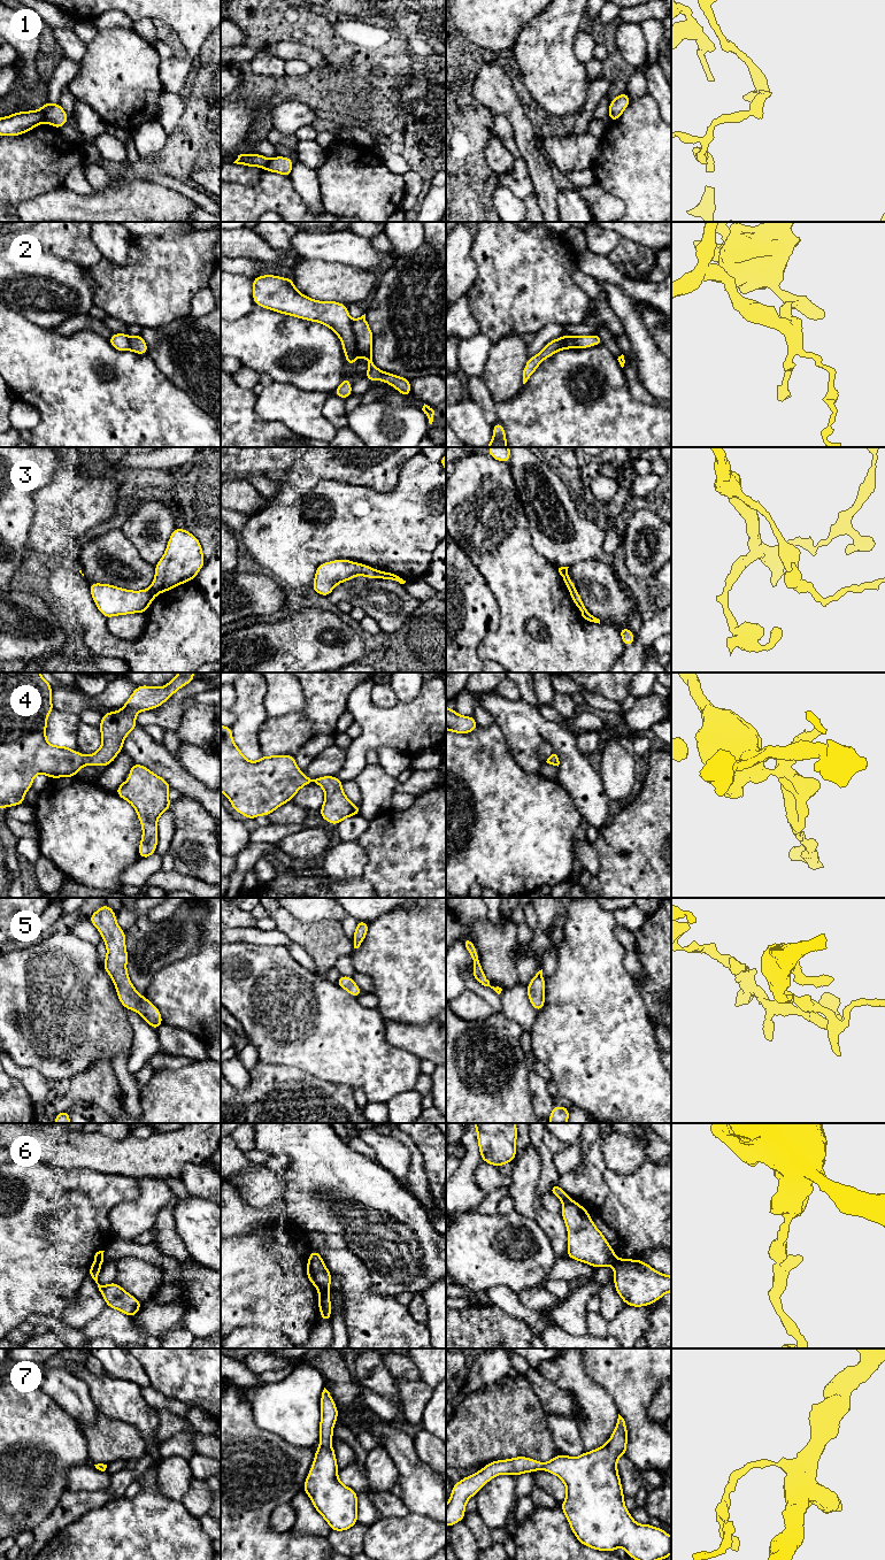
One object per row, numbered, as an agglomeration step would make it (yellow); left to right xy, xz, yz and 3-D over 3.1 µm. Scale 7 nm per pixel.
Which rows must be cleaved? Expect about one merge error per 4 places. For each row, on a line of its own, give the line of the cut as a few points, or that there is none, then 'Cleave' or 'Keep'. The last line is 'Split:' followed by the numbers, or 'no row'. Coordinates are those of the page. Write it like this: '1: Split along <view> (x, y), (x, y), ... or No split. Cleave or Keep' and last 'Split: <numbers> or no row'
1: Split along xy (39, 110), (45, 121). Cleave
2: No split. Keep
3: Split along xz (377, 570), (382, 577). Cleave
4: No split. Keep
5: No split. Keep
6: Split along xy (93, 1261), (100, 1263). Cleave
7: No split. Keep
Split: 1, 3, 6

